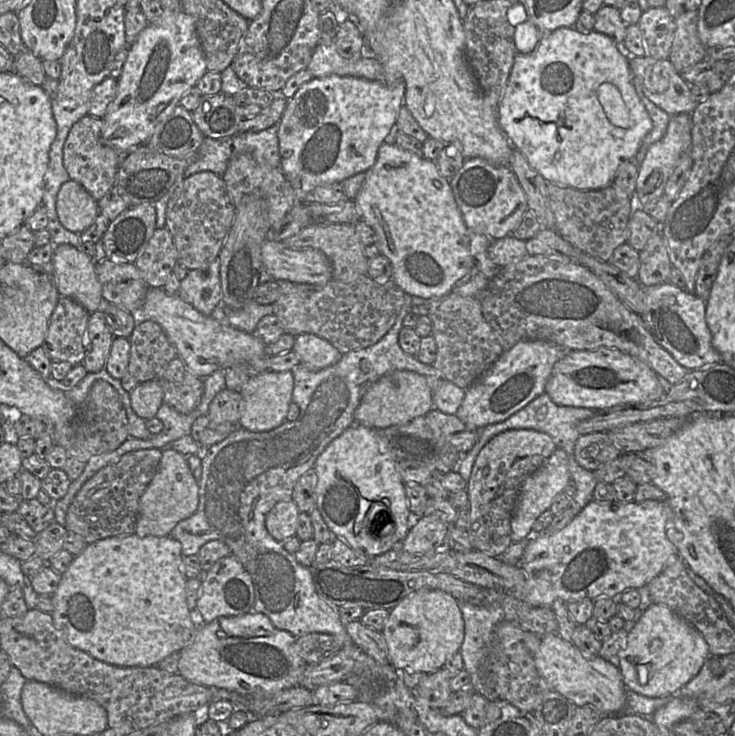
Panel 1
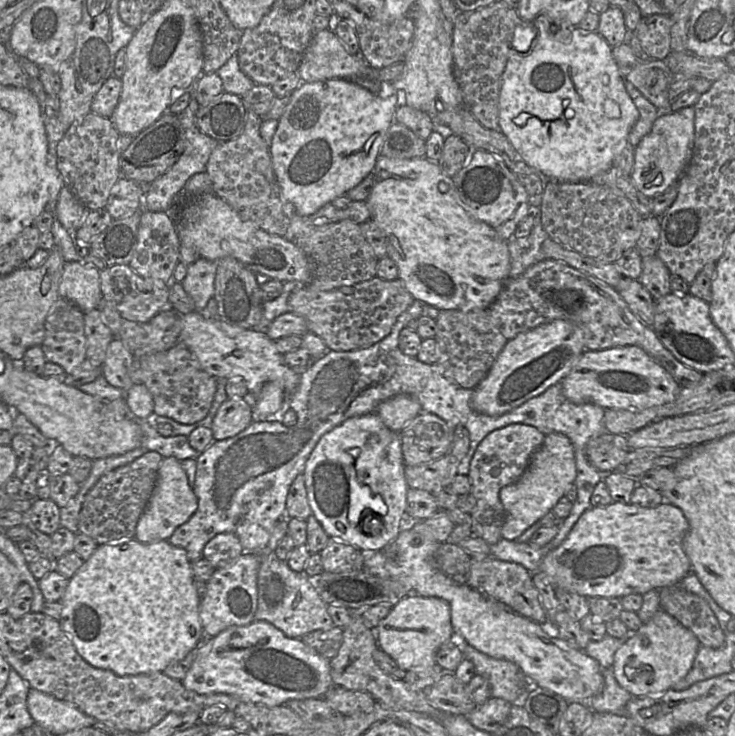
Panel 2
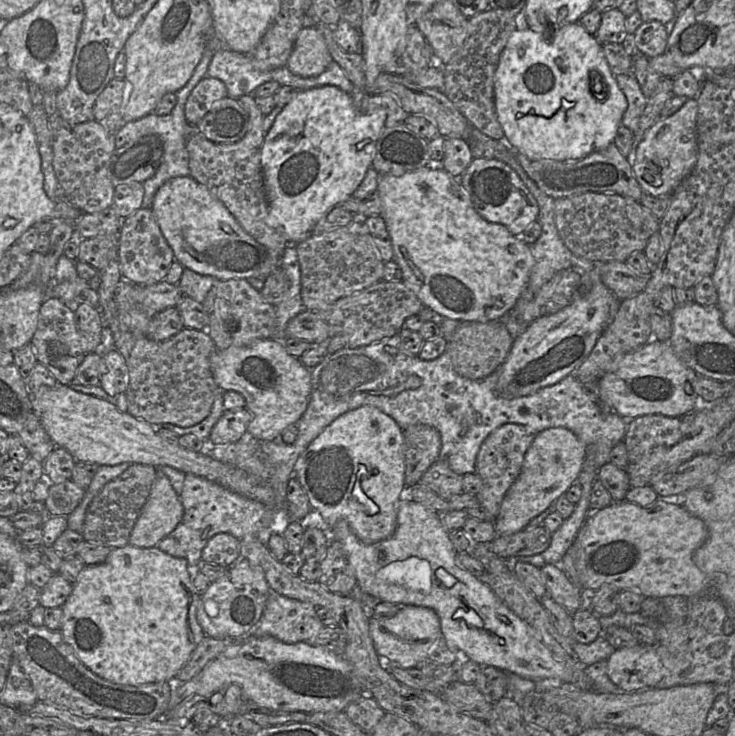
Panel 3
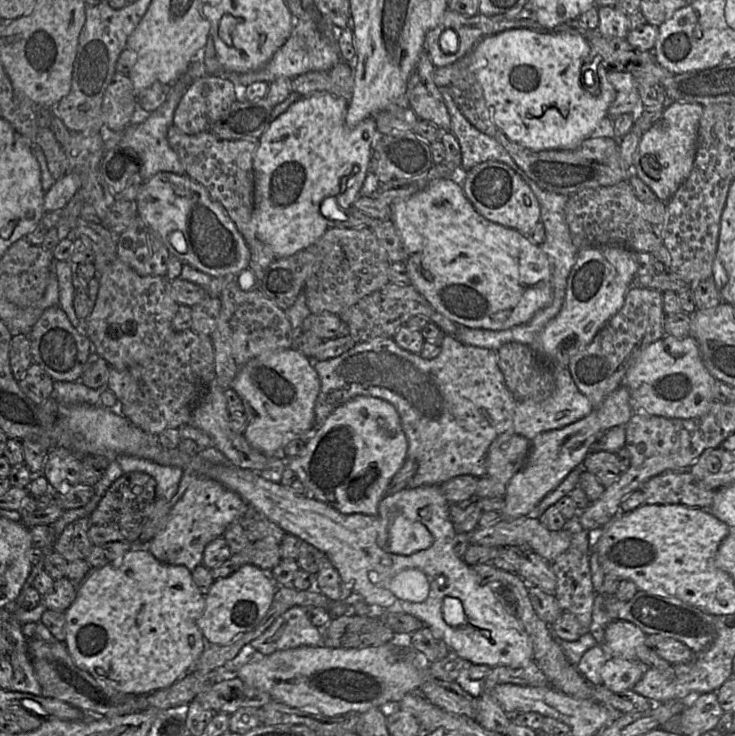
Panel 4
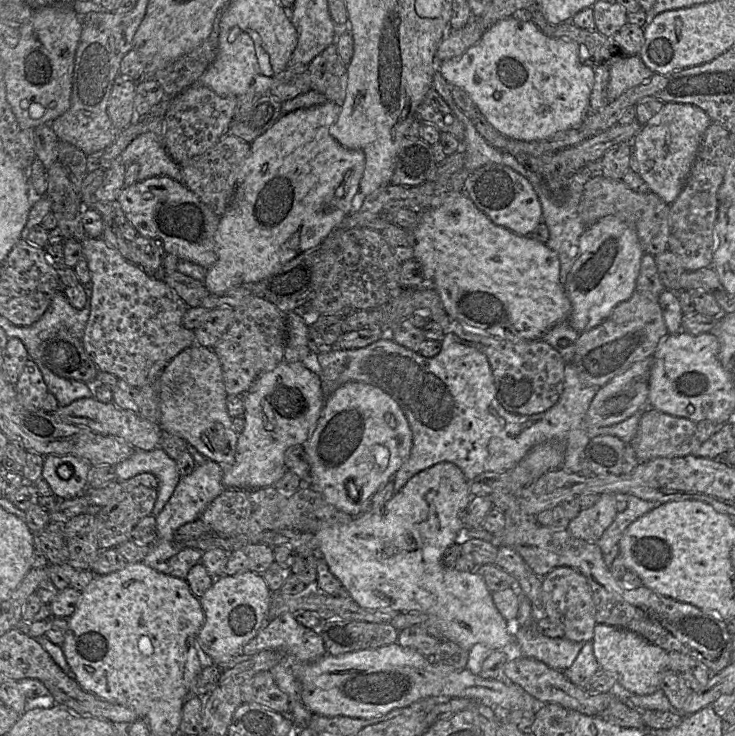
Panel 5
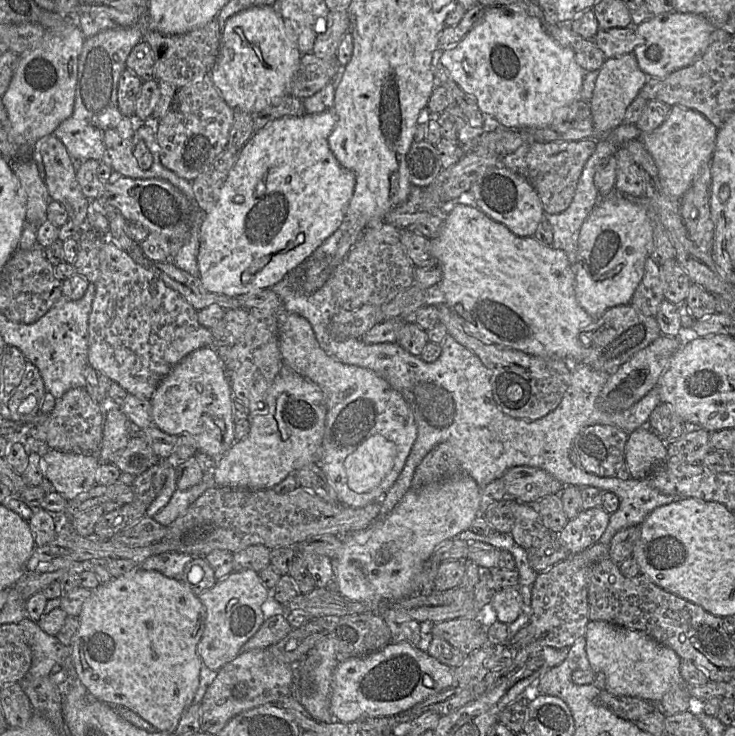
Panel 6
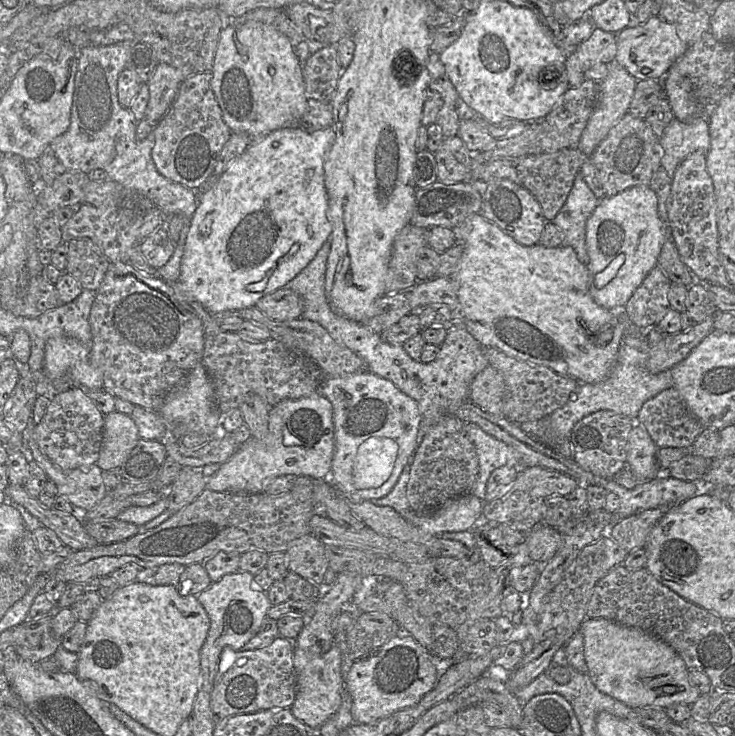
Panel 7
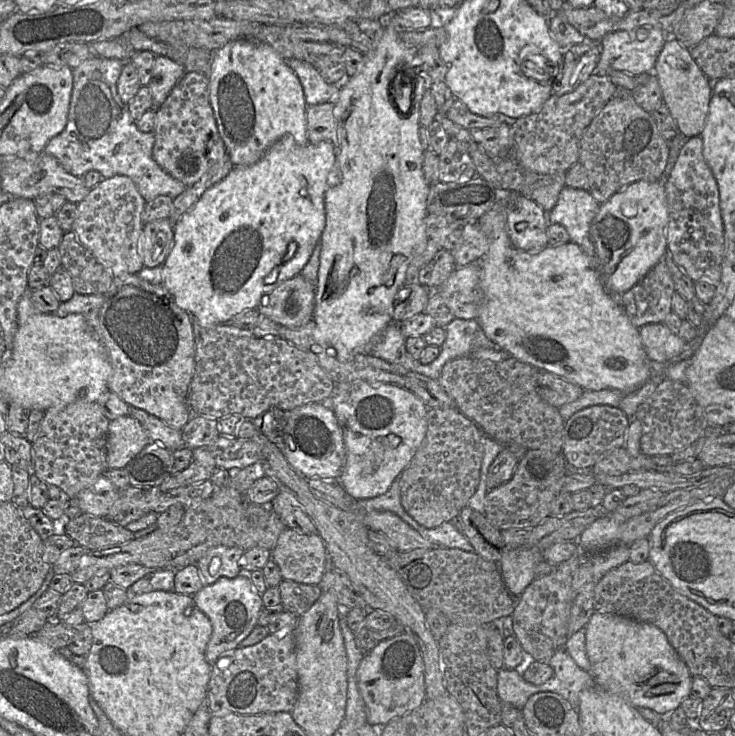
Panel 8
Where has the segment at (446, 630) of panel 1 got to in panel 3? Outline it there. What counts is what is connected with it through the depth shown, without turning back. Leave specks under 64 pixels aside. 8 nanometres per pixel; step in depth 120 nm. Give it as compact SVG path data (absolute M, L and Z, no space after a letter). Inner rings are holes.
M405 605L391 618L370 617L369 631L373 645L381 659L402 668L420 667L428 661L429 649L442 636L437 613L427 607Z

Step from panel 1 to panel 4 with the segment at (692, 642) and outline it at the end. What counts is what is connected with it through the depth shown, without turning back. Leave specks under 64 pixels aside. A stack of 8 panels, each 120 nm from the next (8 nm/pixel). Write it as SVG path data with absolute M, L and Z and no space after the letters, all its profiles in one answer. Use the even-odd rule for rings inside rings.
M610 657L601 669L602 685L613 692L632 690L647 669L639 660Z

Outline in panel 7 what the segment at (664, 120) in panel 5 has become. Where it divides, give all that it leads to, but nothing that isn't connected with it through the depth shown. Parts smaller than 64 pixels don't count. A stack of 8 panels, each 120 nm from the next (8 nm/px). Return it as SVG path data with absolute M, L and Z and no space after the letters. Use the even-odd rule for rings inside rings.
M697 117L689 123L676 118L668 124L660 137L663 148L661 166L672 179L680 163L691 153L706 153L710 147L709 123L706 117Z

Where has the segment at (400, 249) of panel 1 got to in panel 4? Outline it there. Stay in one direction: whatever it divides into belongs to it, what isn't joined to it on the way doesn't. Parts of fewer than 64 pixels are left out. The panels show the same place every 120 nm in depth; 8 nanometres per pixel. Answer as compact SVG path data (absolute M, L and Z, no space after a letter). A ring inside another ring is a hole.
M437 179L430 182L425 189L403 200L390 204L391 221L394 223L406 251L406 266L411 284L431 303L436 310L458 324L468 328L505 330L528 322L540 309L552 301L551 265L547 254L540 245L531 243L518 231L493 223L480 215L465 196L463 189L456 182Z

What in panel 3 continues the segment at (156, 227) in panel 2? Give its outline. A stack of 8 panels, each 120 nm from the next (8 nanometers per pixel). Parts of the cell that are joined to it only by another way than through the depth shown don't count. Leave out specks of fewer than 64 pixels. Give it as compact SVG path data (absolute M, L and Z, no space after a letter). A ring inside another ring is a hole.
M142 206L124 219L119 230L118 260L122 278L126 281L152 285L166 278L175 257L151 209Z

